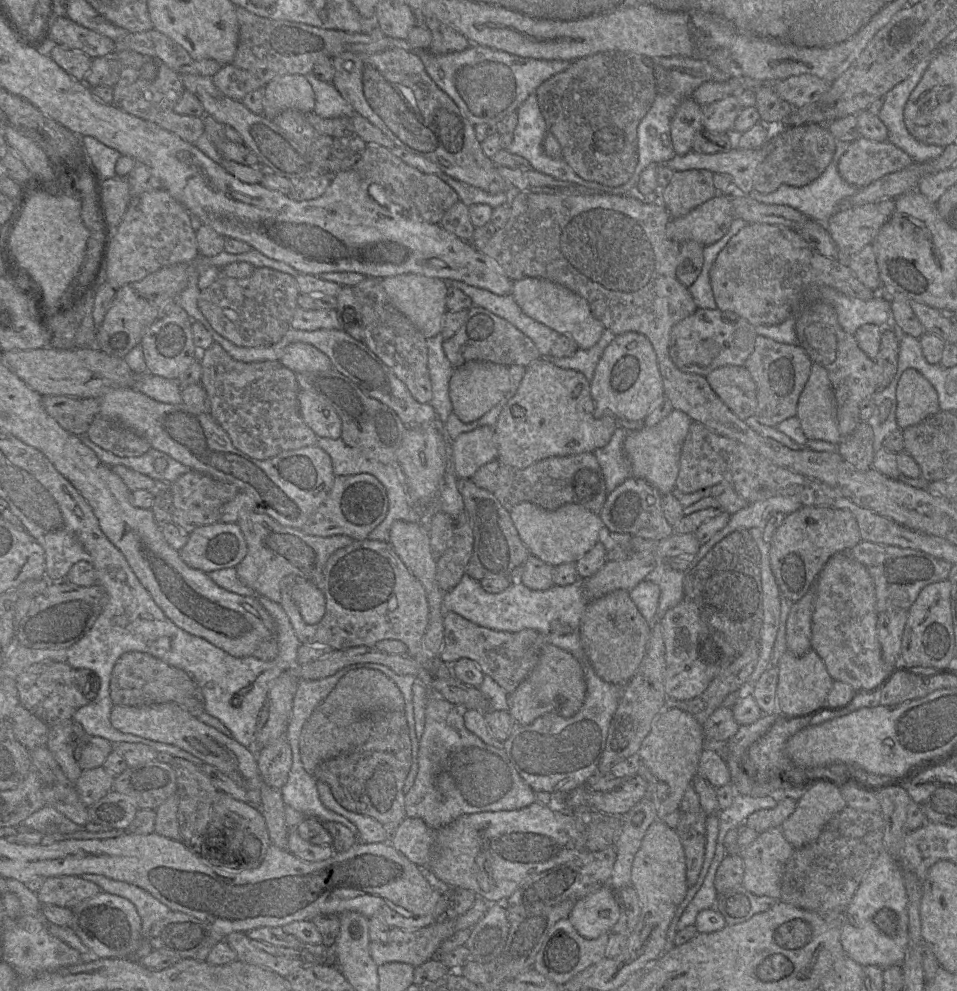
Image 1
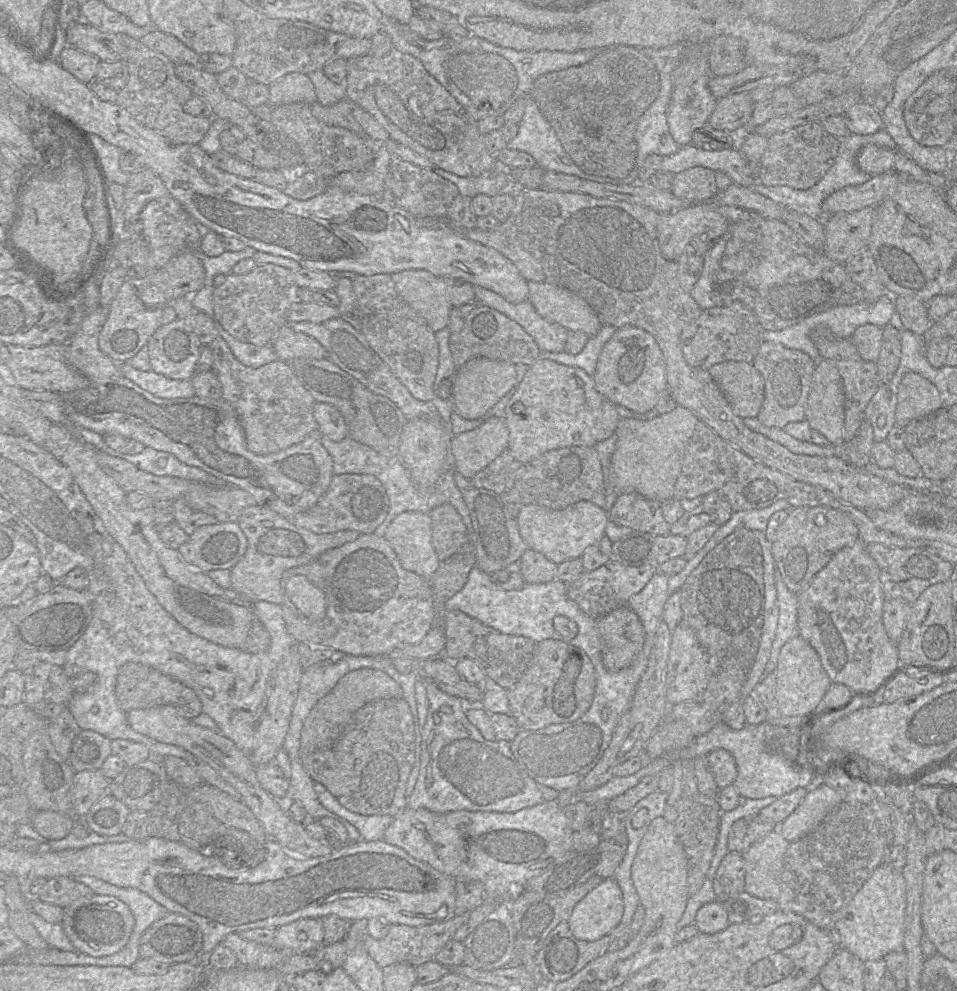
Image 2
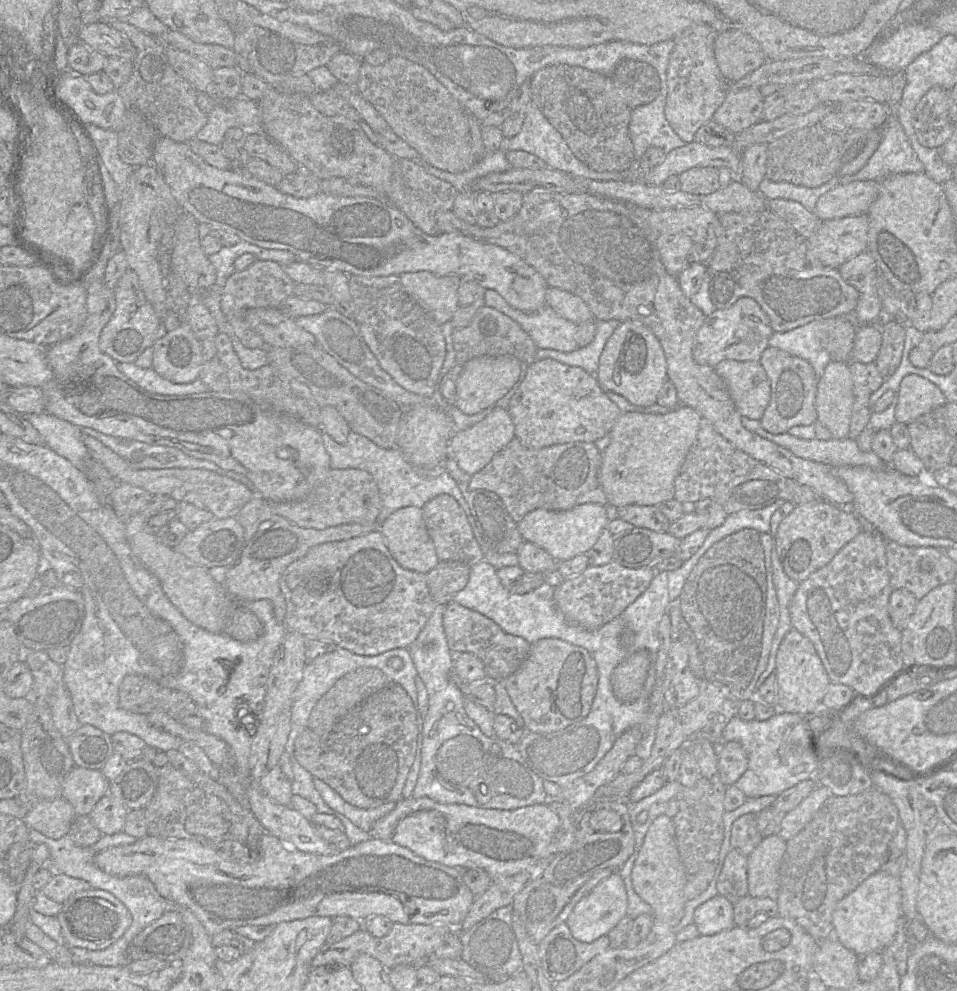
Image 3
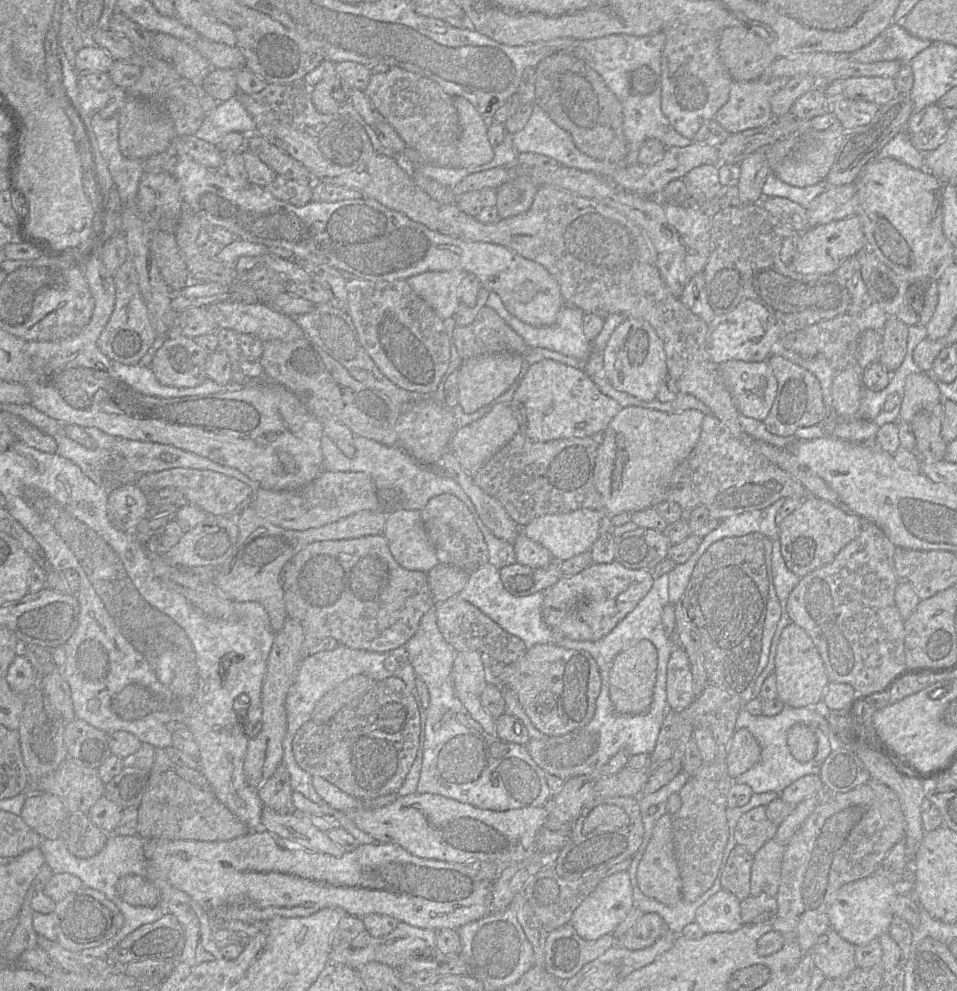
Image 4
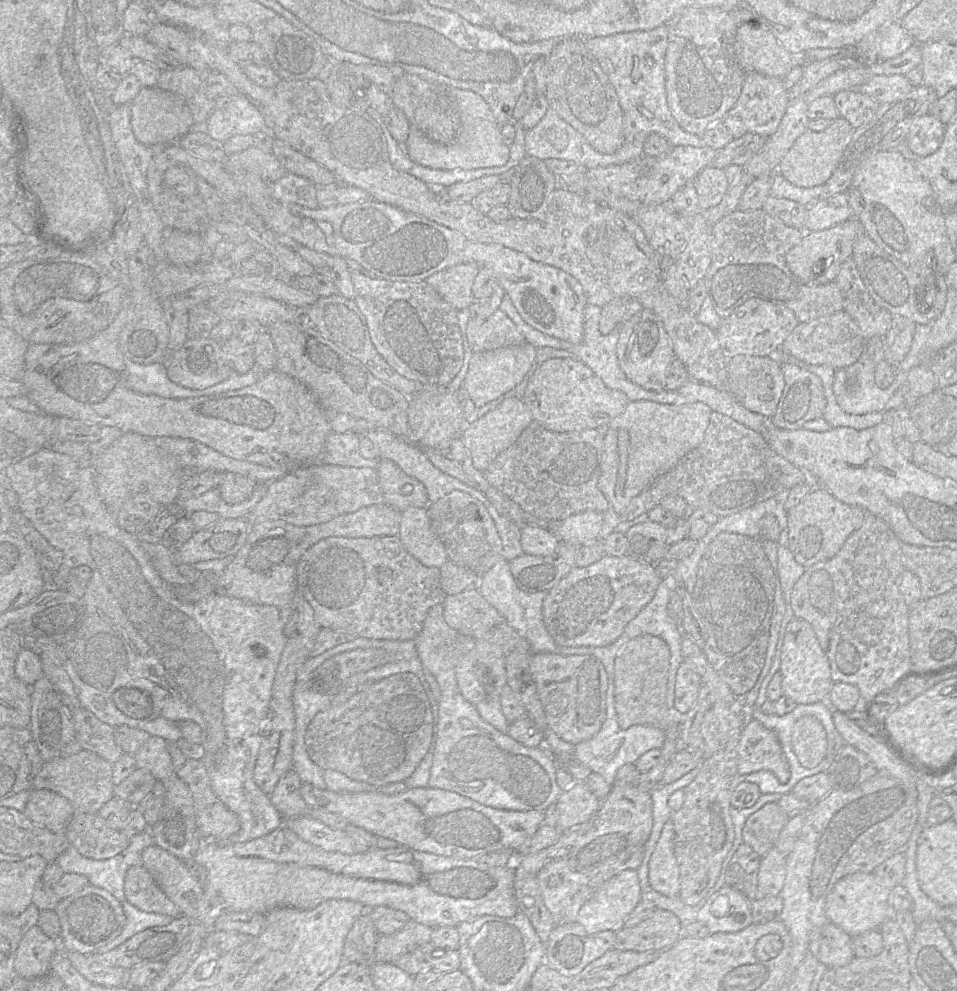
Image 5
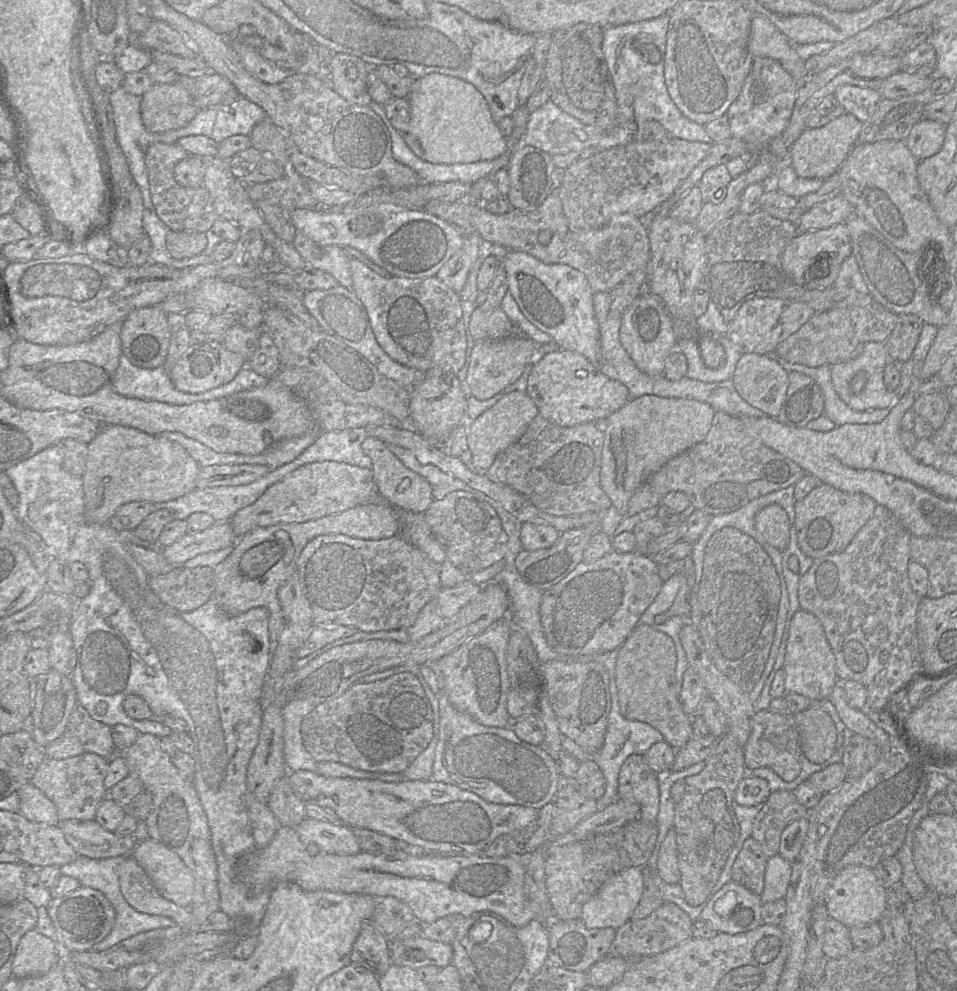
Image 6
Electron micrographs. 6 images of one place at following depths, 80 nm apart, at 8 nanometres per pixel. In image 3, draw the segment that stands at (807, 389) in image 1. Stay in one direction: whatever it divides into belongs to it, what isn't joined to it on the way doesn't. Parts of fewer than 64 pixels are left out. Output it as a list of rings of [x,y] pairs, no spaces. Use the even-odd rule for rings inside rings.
[[[831,360],[818,379],[815,403],[817,422],[823,424],[835,439],[848,437],[853,403],[849,362]]]

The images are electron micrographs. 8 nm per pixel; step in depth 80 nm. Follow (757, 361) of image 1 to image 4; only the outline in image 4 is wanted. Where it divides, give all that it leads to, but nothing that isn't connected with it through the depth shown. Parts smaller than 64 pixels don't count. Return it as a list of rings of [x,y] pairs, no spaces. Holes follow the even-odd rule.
[[[771,354],[767,362],[777,379],[778,388],[772,408],[763,421],[766,429],[777,436],[794,437],[798,428],[820,425],[826,417],[826,406],[817,377],[779,355]]]

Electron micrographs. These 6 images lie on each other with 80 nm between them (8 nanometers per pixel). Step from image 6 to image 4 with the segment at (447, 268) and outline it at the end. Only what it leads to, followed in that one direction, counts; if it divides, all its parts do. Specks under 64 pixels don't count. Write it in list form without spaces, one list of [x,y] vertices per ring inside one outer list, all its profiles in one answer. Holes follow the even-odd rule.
[[[458,269],[427,271],[408,278],[406,282],[445,320],[454,316],[460,305],[457,290],[466,274],[468,273]]]

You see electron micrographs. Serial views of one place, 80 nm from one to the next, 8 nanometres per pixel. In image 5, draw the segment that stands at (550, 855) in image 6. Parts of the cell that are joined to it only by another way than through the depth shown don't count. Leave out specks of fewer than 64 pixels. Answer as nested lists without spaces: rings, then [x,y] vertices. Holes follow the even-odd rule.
[[[640,847],[630,853],[623,853],[614,863],[603,863],[586,872],[571,870],[566,857],[545,864],[536,873],[536,878],[544,904],[552,916],[554,925],[558,926],[576,921],[581,906],[605,881],[623,870],[636,870],[641,865],[643,857],[644,848]]]

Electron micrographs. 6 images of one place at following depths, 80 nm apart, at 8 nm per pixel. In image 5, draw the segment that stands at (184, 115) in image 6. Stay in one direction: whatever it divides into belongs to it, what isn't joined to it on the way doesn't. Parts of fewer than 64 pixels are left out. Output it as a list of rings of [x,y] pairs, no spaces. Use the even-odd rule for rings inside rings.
[[[157,86],[142,87],[131,101],[131,127],[136,139],[144,145],[176,143],[193,124],[185,99]]]

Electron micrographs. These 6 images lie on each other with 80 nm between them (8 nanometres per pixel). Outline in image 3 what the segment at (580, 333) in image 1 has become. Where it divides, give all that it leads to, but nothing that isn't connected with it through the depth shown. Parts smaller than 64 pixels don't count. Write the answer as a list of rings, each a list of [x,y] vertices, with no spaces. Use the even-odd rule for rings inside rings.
[[[549,287],[545,294],[545,303],[558,315],[576,325],[595,320],[586,303],[567,291]]]

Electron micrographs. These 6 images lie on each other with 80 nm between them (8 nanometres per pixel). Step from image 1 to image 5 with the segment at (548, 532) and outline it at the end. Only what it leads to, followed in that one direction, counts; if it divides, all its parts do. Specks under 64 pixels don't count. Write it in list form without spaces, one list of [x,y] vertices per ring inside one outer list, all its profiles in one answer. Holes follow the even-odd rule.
[[[587,510],[573,514],[563,520],[549,522],[551,524],[550,527],[547,528],[554,533],[558,540],[581,546],[584,543],[597,540],[603,523],[603,514]]]

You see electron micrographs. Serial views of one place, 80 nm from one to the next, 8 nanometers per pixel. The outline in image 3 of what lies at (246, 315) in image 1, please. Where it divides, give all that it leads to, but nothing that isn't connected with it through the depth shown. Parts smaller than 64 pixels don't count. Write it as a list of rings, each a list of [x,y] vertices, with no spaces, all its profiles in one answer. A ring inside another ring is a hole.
[[[257,260],[243,271],[233,272],[221,289],[220,308],[234,331],[235,337],[249,349],[267,348],[262,337],[248,328],[243,313],[250,308],[274,308],[293,295],[294,283],[284,272],[281,265],[266,260]]]

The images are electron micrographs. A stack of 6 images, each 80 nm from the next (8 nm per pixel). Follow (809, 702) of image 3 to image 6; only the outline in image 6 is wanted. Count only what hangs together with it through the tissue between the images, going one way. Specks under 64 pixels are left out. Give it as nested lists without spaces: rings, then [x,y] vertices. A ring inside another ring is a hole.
[[[799,608],[794,614],[786,645],[783,664],[786,693],[797,693],[811,701],[827,699],[837,683],[835,656],[826,638],[823,626],[812,613]]]

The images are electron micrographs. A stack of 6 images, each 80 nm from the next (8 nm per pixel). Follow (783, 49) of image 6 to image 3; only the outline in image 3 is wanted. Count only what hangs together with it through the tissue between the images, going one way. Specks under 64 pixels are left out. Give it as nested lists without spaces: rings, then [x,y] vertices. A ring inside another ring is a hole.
[[[740,30],[718,33],[714,54],[722,76],[729,83],[742,79],[768,61],[760,44]]]

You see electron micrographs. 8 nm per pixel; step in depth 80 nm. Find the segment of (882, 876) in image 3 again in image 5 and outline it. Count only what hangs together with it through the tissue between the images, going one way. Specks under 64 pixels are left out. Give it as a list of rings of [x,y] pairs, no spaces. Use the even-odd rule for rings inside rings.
[[[856,872],[846,875],[837,881],[827,897],[828,921],[840,927],[851,937],[880,928],[890,916],[888,904],[890,890],[878,884],[872,873]]]

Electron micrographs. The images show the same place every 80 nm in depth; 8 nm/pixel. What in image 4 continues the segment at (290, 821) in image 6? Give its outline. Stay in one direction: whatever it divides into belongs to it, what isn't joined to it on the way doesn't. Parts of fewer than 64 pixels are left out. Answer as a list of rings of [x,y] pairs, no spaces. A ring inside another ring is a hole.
[[[283,762],[273,775],[259,787],[259,792],[265,806],[281,814],[297,812],[292,800],[291,776]]]

